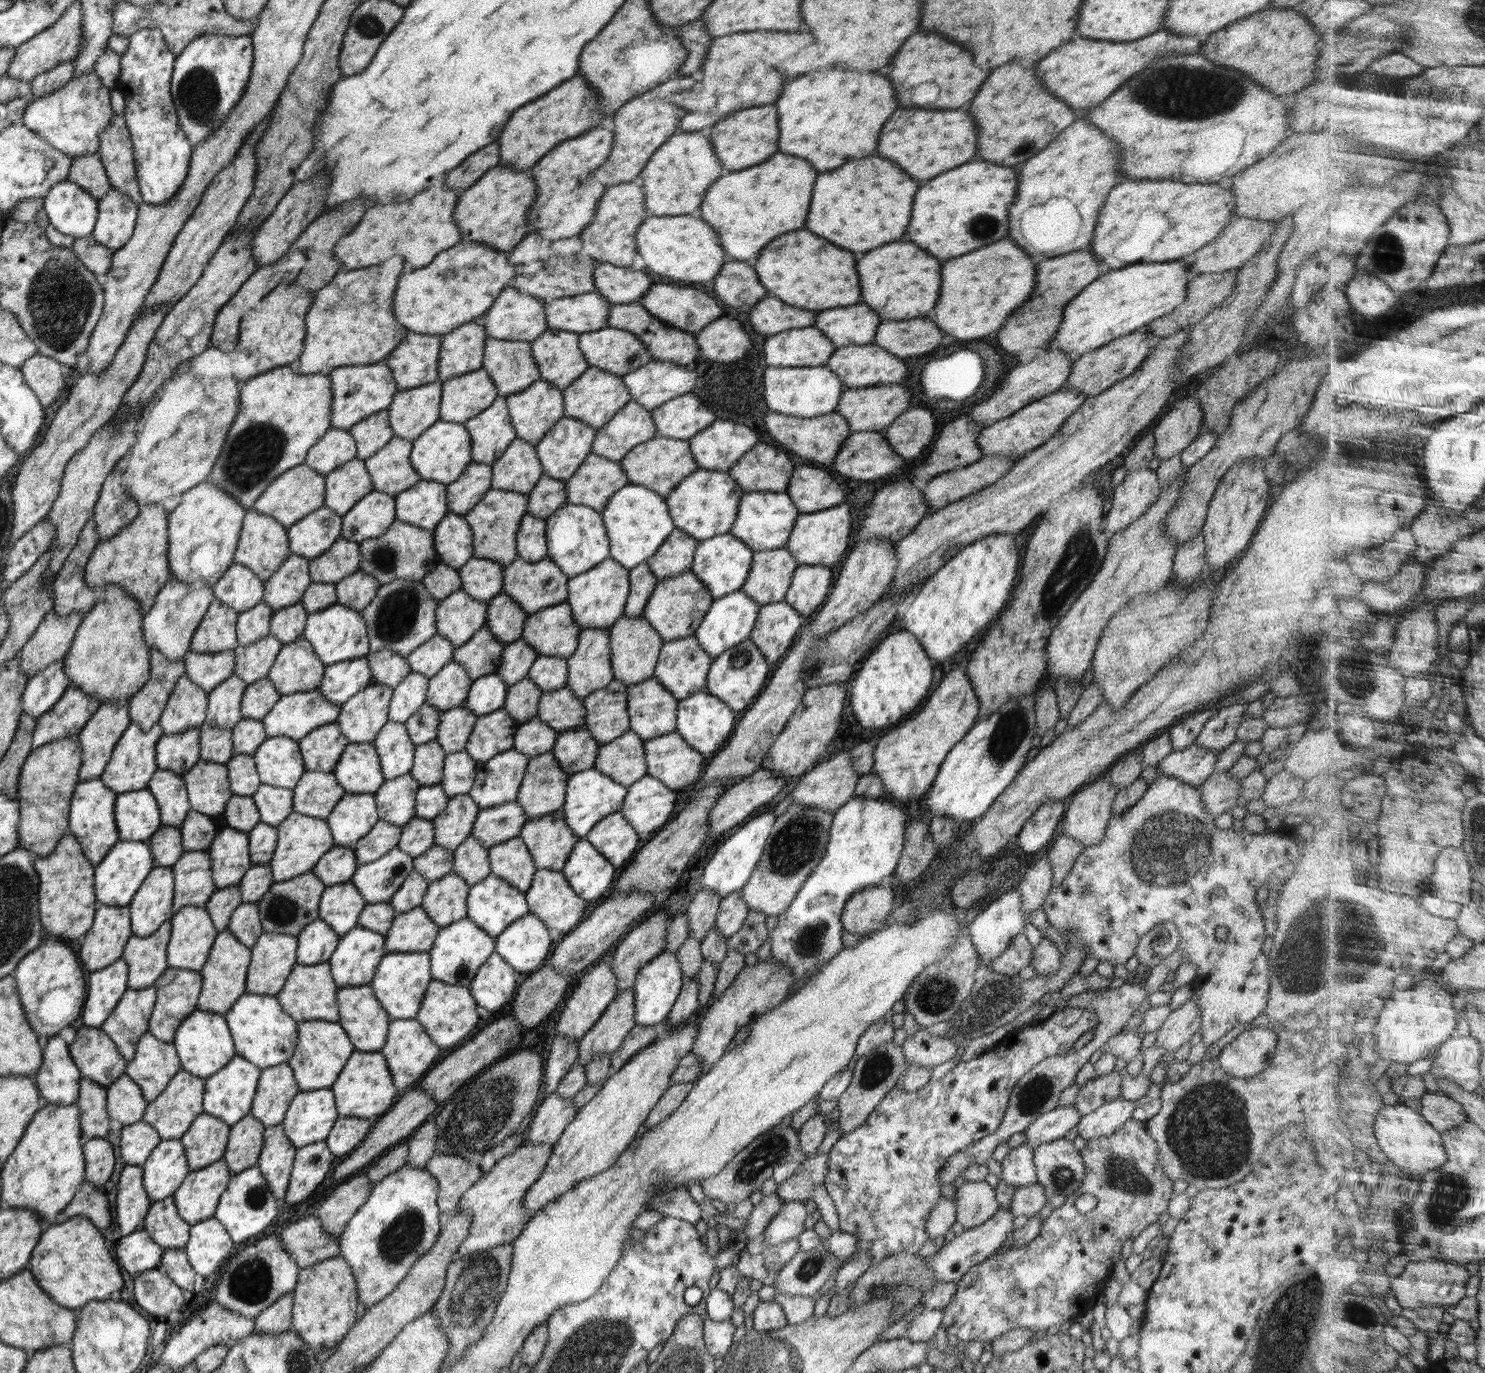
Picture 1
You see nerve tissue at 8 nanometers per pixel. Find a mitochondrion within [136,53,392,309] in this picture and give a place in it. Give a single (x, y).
(199, 99)

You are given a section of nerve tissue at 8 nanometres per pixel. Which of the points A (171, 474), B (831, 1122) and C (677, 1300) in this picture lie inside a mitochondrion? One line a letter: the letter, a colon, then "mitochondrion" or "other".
A: other
B: other
C: other

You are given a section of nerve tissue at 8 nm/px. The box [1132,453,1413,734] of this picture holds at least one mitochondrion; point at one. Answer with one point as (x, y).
(1364, 688)

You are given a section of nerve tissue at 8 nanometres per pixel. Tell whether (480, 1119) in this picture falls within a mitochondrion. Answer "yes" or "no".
yes

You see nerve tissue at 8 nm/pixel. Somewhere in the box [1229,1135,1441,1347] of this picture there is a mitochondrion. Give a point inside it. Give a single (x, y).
(1357, 1312)

